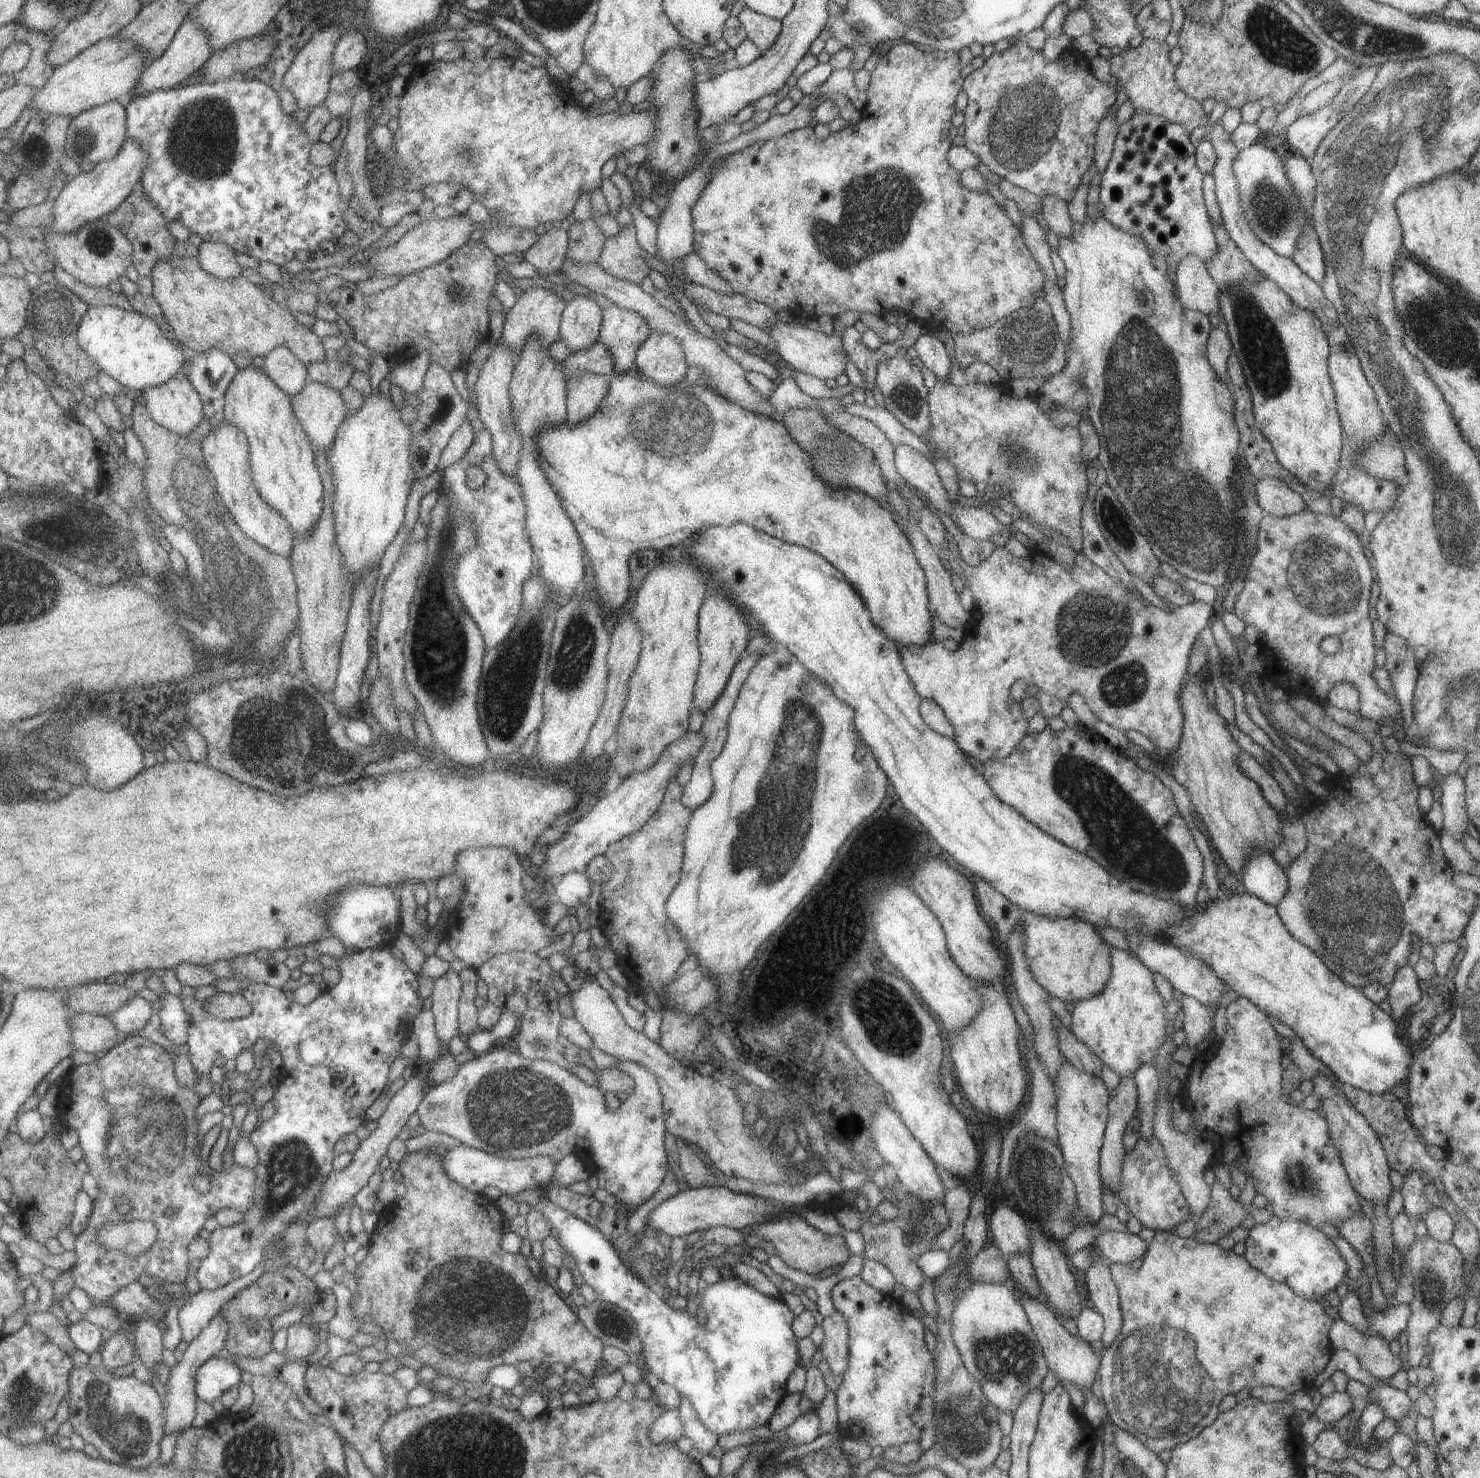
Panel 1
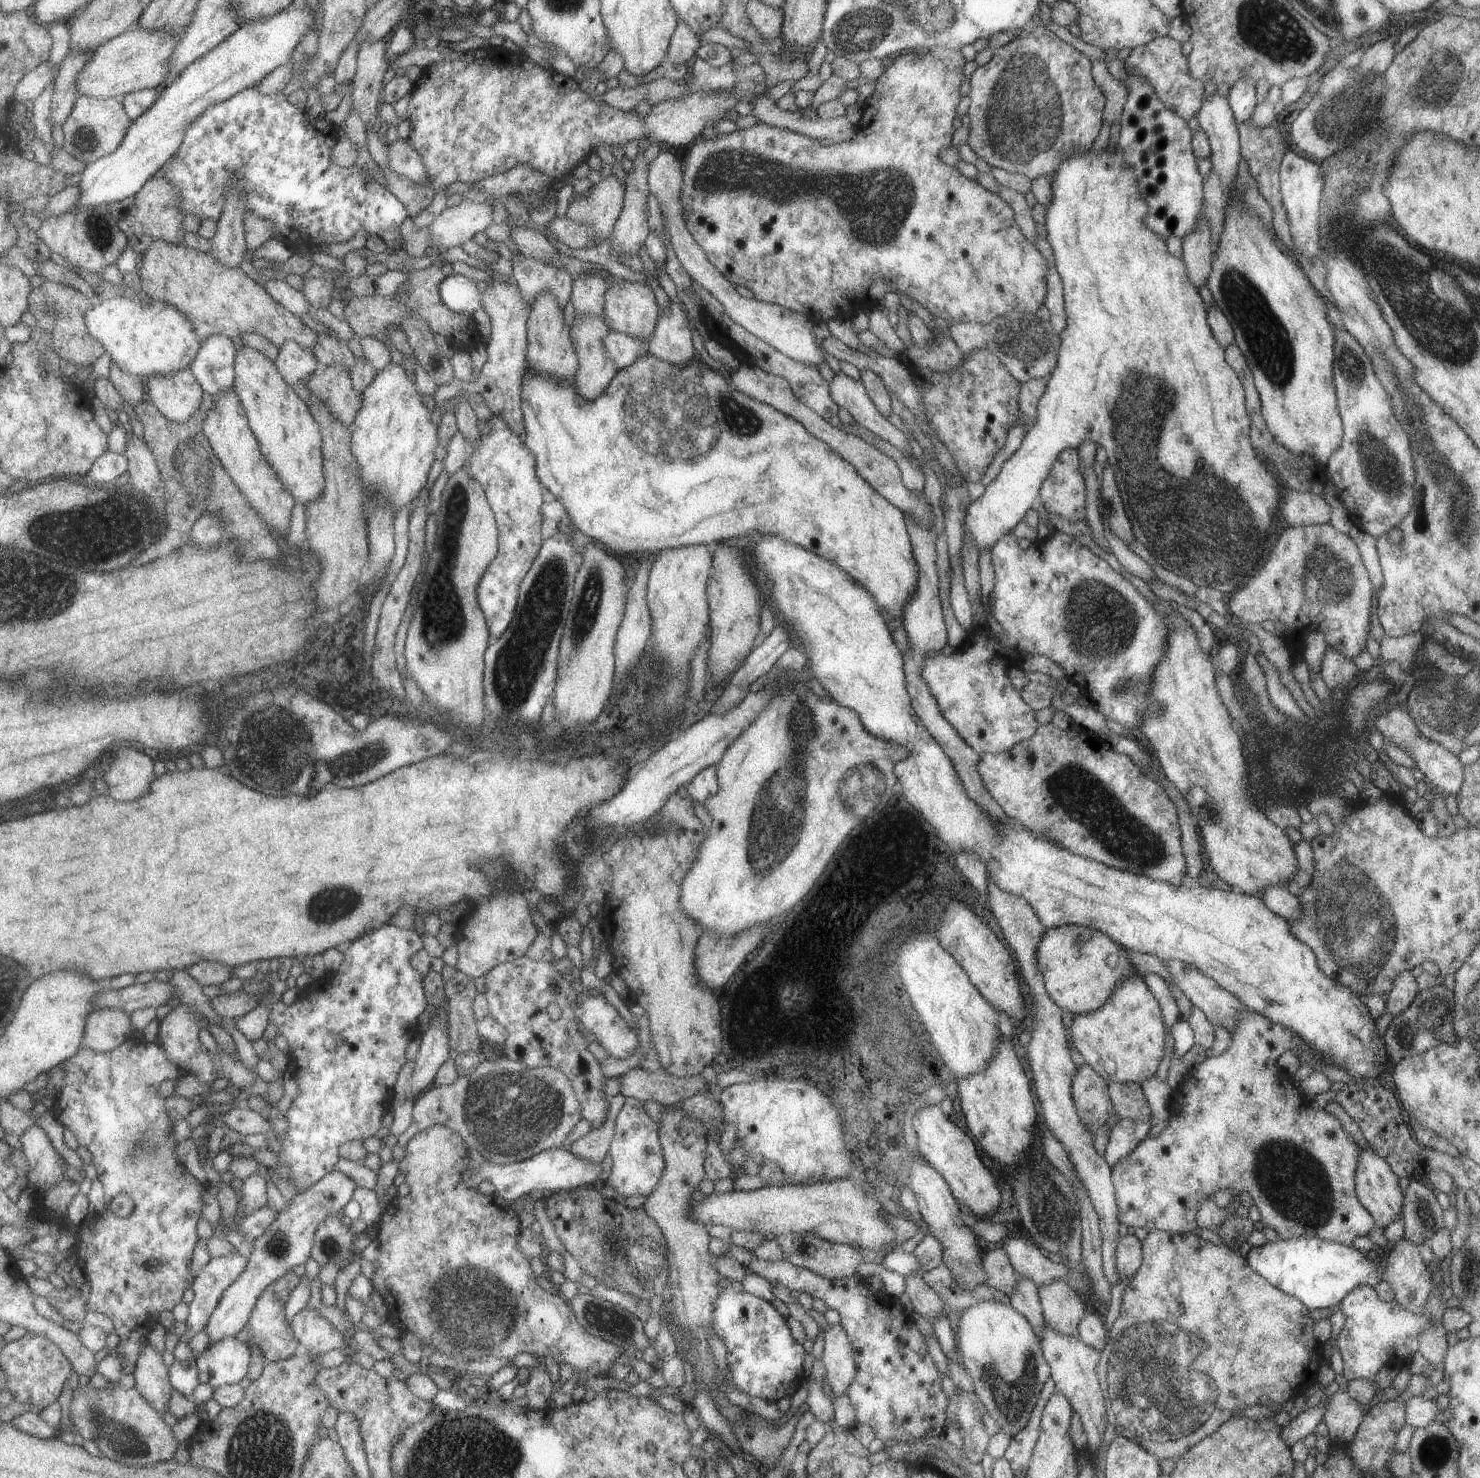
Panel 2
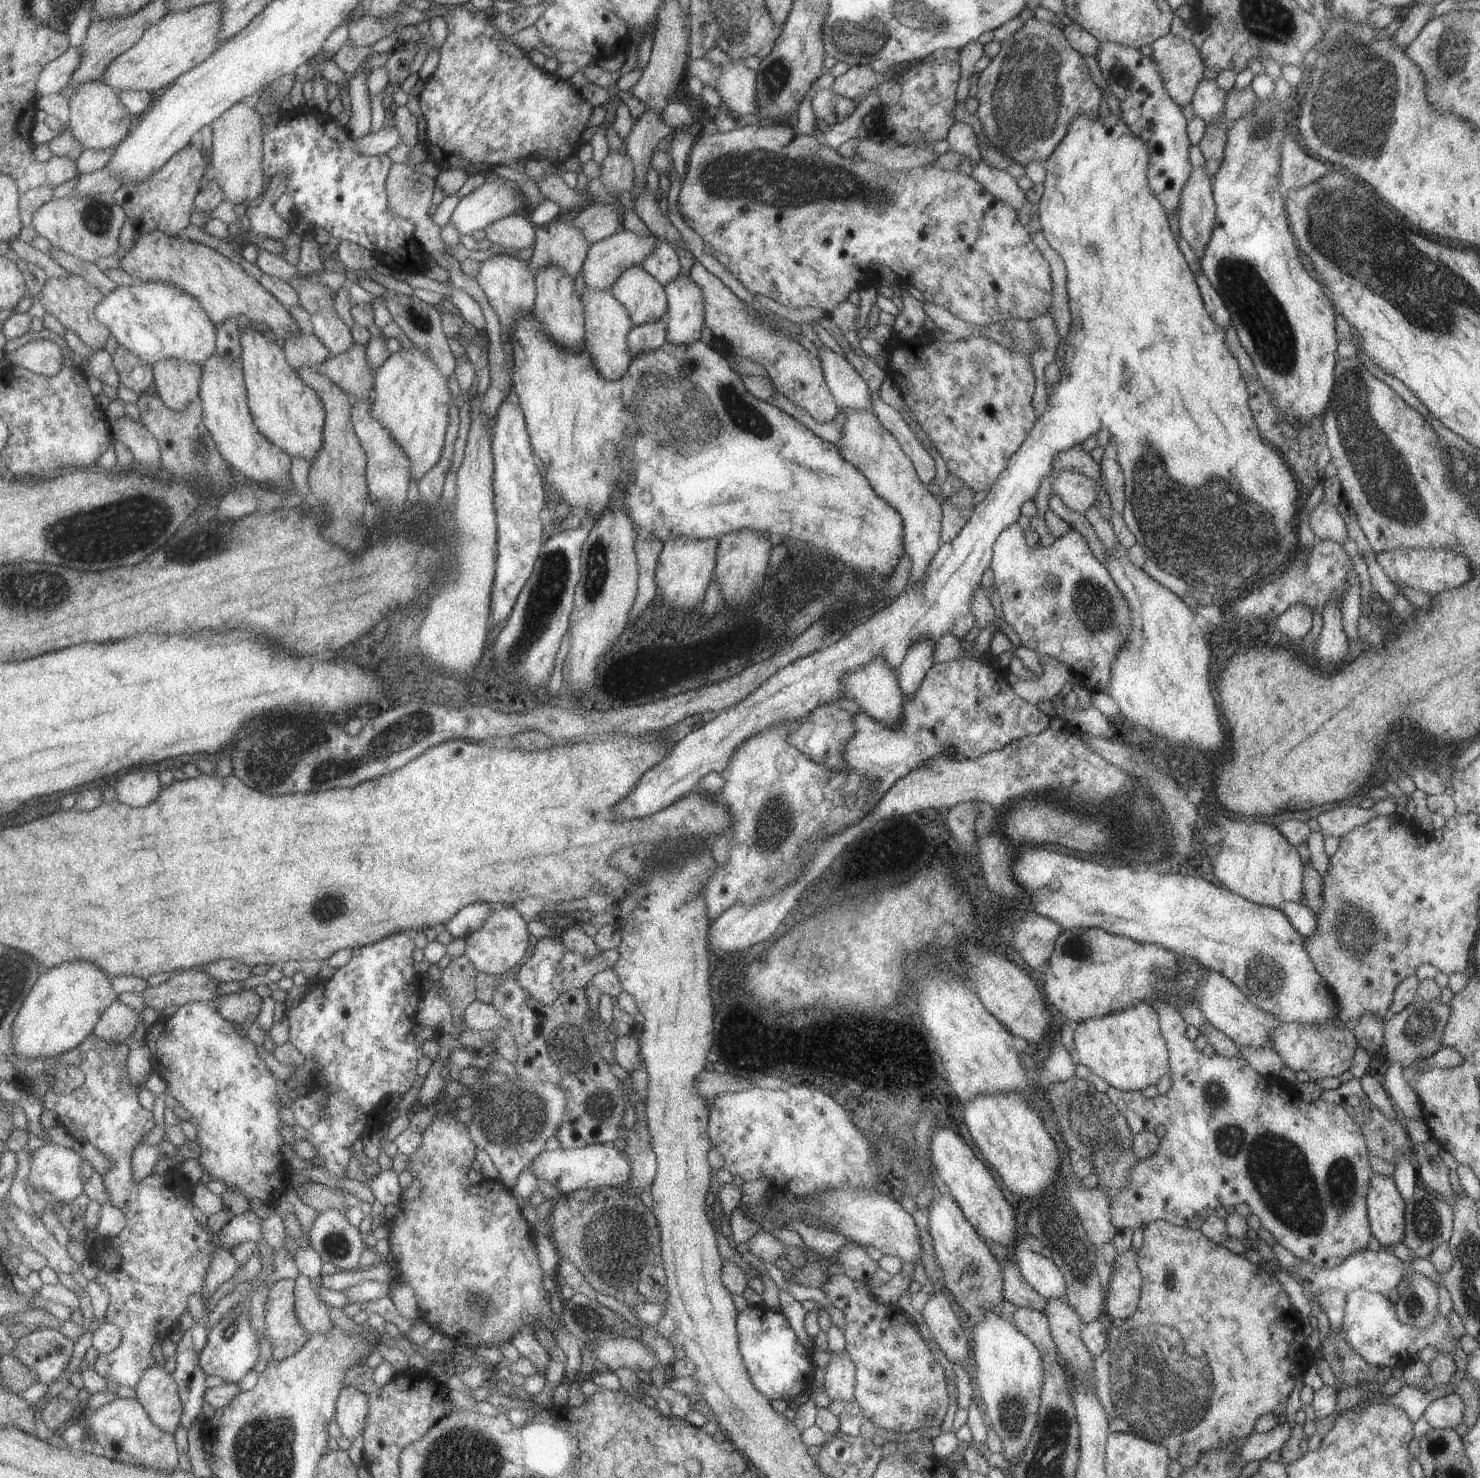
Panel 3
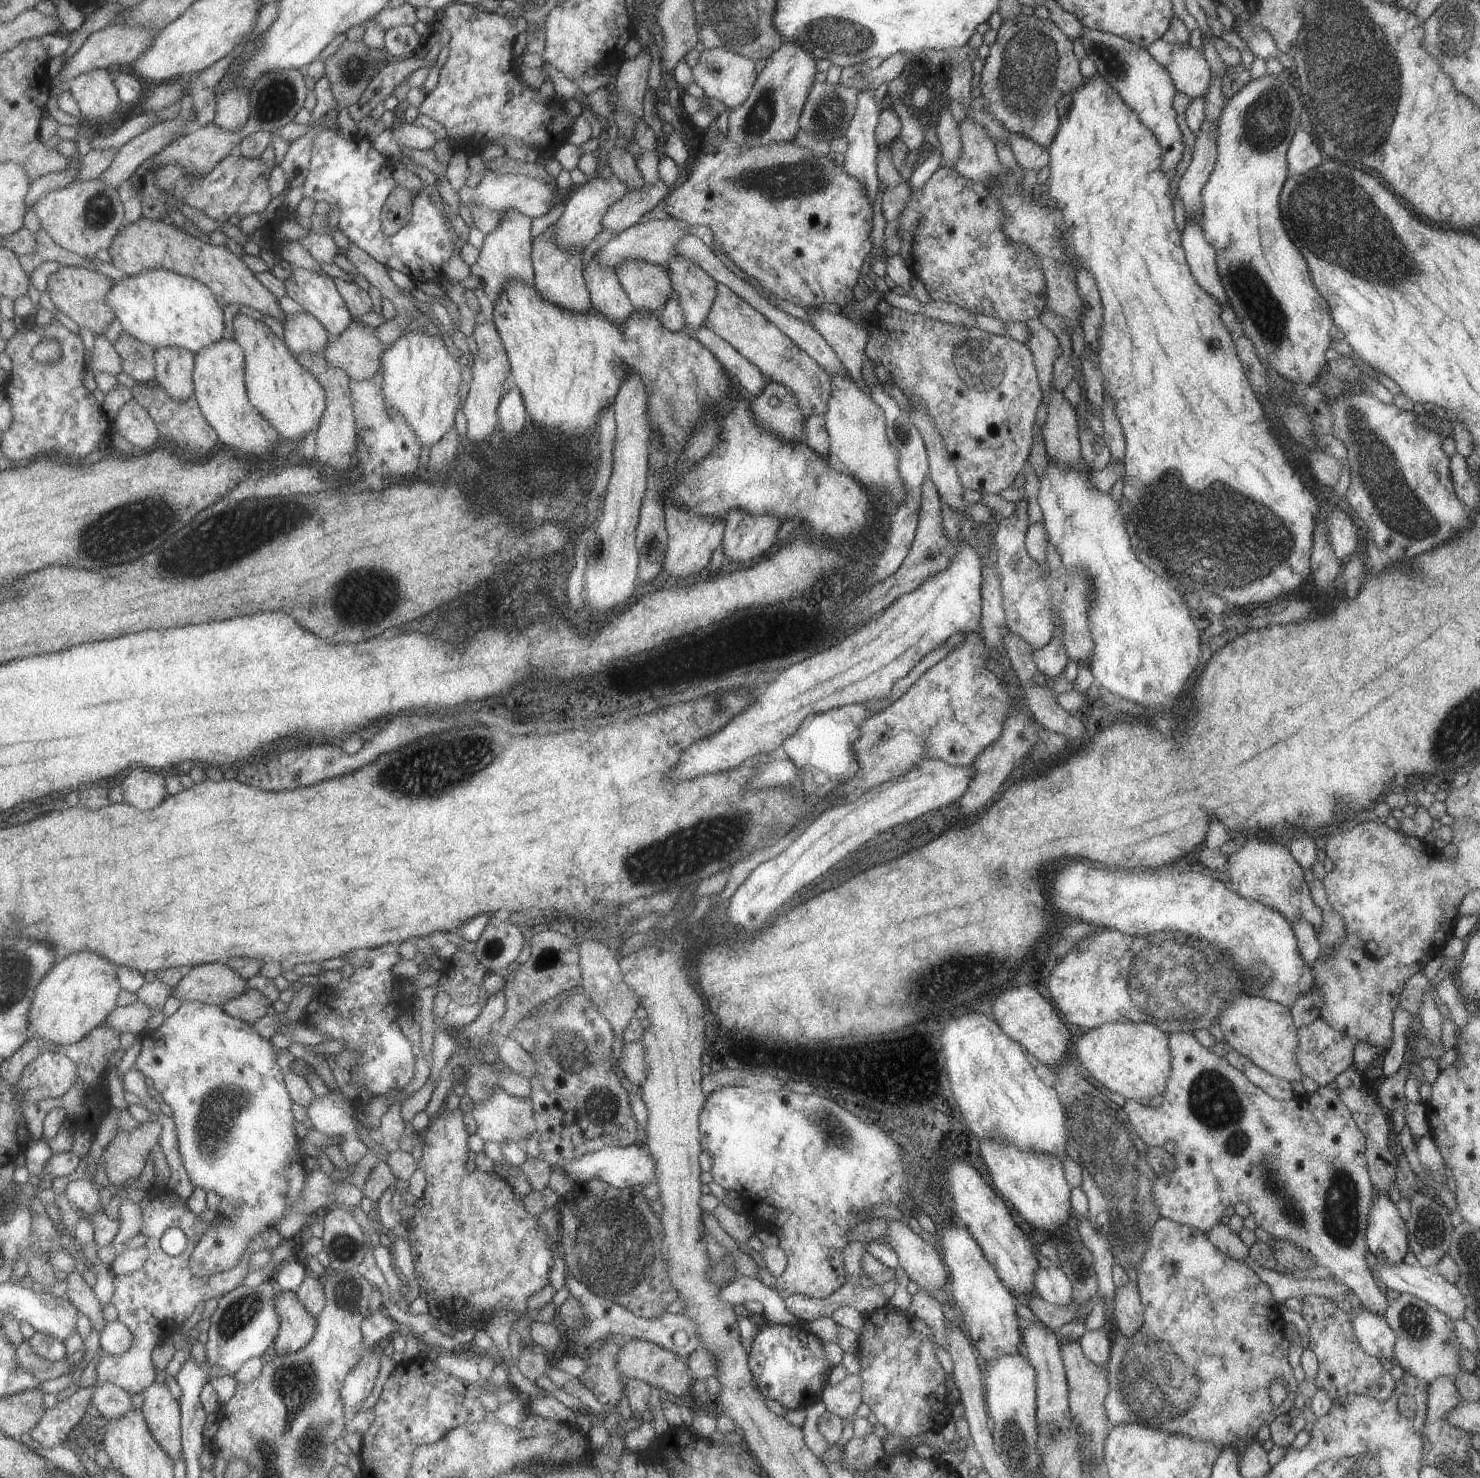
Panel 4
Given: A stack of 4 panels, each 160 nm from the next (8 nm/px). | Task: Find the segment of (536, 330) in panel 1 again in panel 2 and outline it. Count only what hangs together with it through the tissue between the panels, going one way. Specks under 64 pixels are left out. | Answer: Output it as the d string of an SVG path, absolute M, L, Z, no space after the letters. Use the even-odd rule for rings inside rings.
M511 253L510 261L511 278L529 304L541 291L552 292L562 309L570 300L574 278L564 271L564 268L542 260L530 259L519 253Z

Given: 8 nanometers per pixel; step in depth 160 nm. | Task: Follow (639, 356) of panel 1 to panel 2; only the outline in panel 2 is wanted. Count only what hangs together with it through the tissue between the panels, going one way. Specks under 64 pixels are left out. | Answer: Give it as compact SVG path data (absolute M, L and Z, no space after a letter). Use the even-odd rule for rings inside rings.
M679 301L661 308L648 342L648 352L672 365L687 364L695 356L691 345L691 327Z

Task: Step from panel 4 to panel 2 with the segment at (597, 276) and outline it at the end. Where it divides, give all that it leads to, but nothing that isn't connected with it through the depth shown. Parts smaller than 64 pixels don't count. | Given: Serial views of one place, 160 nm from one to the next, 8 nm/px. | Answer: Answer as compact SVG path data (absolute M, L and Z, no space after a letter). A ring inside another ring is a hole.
M580 314L575 315L570 325L570 339L573 343L578 367L574 376L575 384L579 396L583 401L592 401L599 396L604 388L607 388L609 381L615 376L618 368L616 364L606 355L602 338L609 332L610 326L603 315Z

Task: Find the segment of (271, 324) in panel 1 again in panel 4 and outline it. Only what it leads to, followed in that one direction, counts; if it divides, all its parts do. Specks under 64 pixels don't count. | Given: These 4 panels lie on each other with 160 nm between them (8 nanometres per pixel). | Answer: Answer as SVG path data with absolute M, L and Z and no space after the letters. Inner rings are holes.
M139 218L132 225L126 225L119 232L114 244L109 248L114 266L128 276L139 276L149 270L171 270L183 276L191 276L211 288L217 296L221 308L229 304L239 304L251 307L263 315L270 316L280 323L284 323L287 314L279 306L279 298L270 289L267 289L251 268L236 256L227 246L215 246L211 242L203 242L187 234L184 229L178 229L175 224L165 220L151 220Z

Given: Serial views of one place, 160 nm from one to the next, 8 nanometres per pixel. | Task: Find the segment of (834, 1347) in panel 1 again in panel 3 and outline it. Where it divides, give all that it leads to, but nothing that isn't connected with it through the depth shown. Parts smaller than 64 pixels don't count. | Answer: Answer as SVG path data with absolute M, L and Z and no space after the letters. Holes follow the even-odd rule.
M843 1350L843 1352L840 1352L839 1354L833 1352L829 1353L829 1362L825 1369L825 1381L822 1388L831 1402L854 1402L853 1392L855 1374L855 1366L853 1365L853 1362L851 1362L851 1358L847 1355L846 1350Z

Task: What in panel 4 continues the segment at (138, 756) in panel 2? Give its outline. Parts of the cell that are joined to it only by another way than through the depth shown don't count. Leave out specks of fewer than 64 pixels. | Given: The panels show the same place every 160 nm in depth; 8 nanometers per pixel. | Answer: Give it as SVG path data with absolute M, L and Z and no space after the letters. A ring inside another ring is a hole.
M133 769L121 782L123 796L139 810L153 810L167 798L165 776L155 770Z

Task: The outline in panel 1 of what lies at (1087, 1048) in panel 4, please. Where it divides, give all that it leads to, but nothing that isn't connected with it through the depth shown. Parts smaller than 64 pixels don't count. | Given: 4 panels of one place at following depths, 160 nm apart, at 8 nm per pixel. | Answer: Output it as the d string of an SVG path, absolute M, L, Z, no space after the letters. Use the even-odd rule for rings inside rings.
M1110 946L1110 977L1104 989L1089 998L1075 1001L1070 1014L1070 1031L1082 1042L1107 1068L1117 1076L1129 1077L1142 1064L1153 1064L1158 1048L1166 1039L1167 1019L1164 1002L1153 984L1152 972L1137 958L1127 952Z

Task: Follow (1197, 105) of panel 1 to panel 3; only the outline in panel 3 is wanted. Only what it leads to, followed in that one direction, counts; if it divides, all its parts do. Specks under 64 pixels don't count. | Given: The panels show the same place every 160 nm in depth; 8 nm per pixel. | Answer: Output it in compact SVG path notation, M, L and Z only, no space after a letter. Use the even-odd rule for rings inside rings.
M1174 16L1173 21L1170 24L1170 30L1165 36L1157 38L1151 45L1150 59L1157 68L1157 74L1161 76L1163 80L1163 86L1165 92L1169 94L1169 98L1180 107L1191 102L1193 98L1193 92L1199 84L1199 80L1203 78L1202 72L1204 66L1200 60L1200 54L1197 48L1191 43L1191 37L1194 32L1191 32L1185 25L1185 22L1181 21L1181 18Z

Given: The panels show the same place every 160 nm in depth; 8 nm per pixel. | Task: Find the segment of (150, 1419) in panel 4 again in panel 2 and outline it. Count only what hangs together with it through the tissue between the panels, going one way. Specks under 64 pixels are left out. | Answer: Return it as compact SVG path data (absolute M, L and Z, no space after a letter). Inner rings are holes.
M147 1345L138 1360L133 1374L135 1386L142 1395L161 1413L169 1412L169 1400L173 1392L170 1379L170 1366L165 1364L163 1353Z

